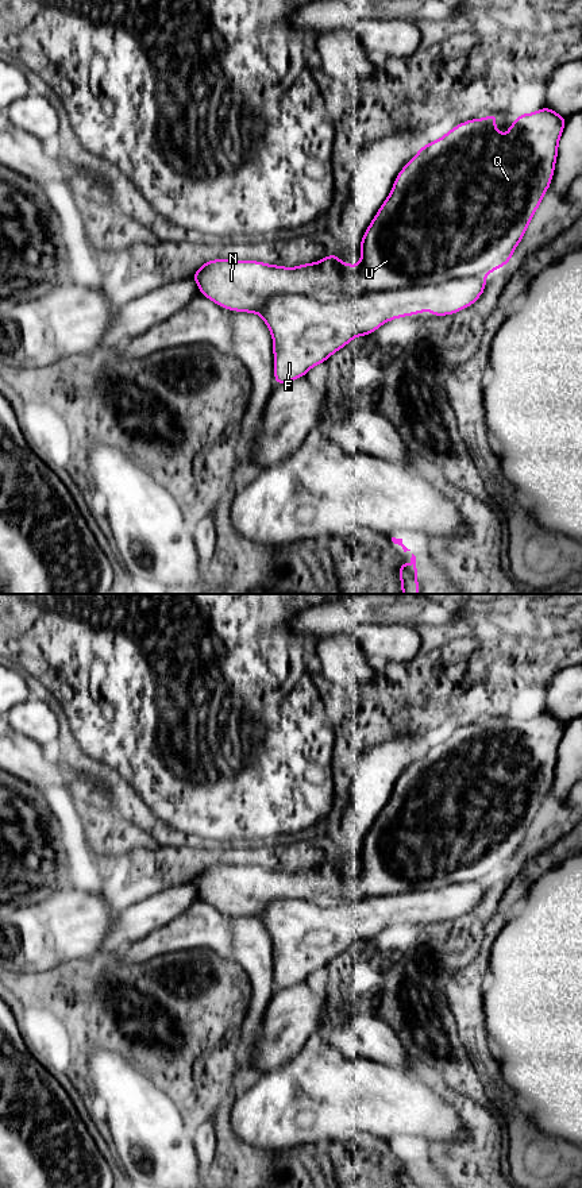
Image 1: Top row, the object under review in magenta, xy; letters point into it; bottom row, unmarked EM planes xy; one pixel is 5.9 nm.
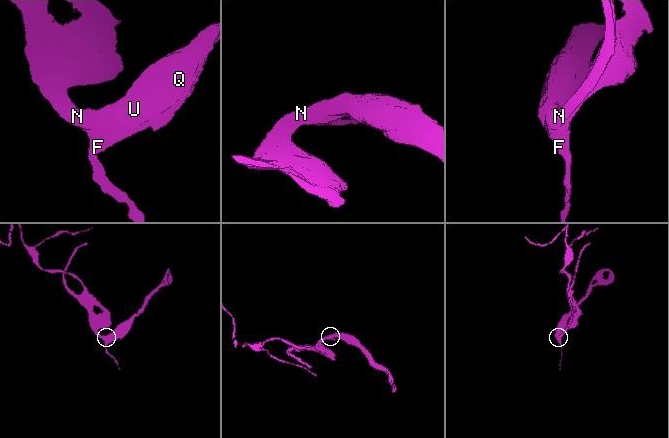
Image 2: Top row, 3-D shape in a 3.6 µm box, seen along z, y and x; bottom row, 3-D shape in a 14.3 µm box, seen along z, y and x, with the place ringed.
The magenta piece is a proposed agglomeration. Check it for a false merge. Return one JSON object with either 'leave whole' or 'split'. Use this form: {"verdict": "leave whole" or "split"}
{"verdict": "leave whole"}

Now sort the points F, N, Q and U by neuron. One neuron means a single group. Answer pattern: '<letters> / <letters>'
F N Q U

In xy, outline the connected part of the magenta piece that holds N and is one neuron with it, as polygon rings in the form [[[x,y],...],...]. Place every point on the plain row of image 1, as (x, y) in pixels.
[[[541,711],[532,718],[516,721],[514,726],[508,733],[506,741],[501,740],[498,733],[494,732],[497,724],[498,718],[493,717],[483,724],[470,724],[459,728],[451,736],[444,737],[440,744],[425,748],[416,757],[416,760],[400,775],[389,801],[363,837],[362,846],[359,848],[361,867],[358,871],[342,867],[338,859],[327,859],[325,863],[319,867],[308,867],[296,872],[267,869],[259,865],[211,864],[190,880],[199,890],[201,900],[219,911],[234,917],[258,918],[262,922],[273,942],[275,991],[305,981],[312,972],[324,968],[336,956],[350,949],[354,942],[371,940],[390,925],[411,919],[417,921],[425,915],[431,915],[435,922],[442,922],[471,911],[486,894],[485,880],[510,867],[517,849],[524,844],[524,838],[535,817],[546,796],[550,794],[558,763],[558,749],[567,724],[551,713]]]

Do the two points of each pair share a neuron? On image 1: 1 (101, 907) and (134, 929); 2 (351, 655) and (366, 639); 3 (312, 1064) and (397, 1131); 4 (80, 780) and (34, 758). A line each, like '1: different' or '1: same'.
1: different
2: different
3: same
4: same

